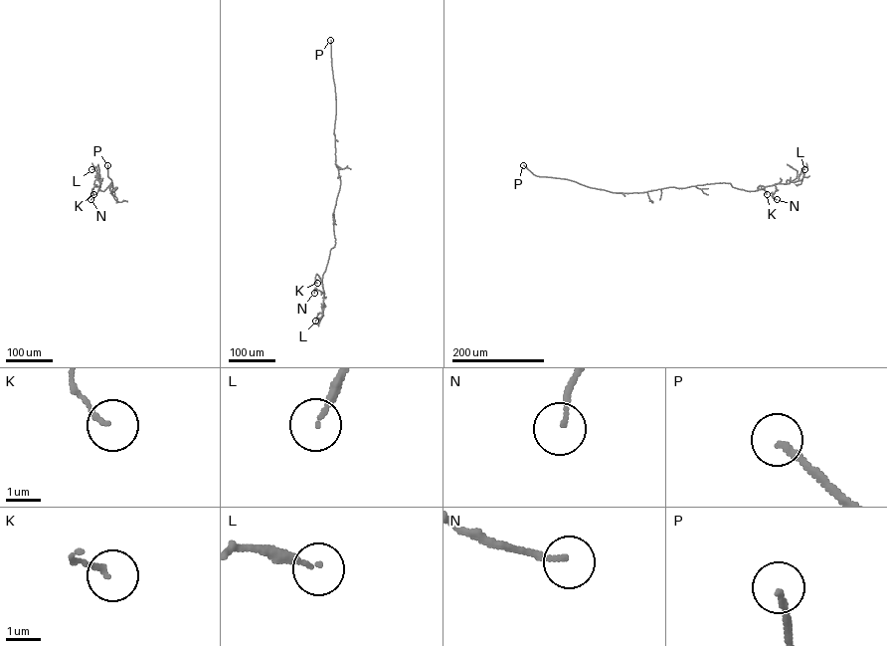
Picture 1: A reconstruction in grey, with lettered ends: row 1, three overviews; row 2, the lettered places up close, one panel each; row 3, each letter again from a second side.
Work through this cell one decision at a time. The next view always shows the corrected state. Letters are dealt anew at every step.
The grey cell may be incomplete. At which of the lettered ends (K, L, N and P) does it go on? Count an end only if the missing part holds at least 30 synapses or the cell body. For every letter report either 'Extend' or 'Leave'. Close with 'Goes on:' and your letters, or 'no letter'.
K: Leave
L: Leave
N: Leave
P: Extend
Goes on: P

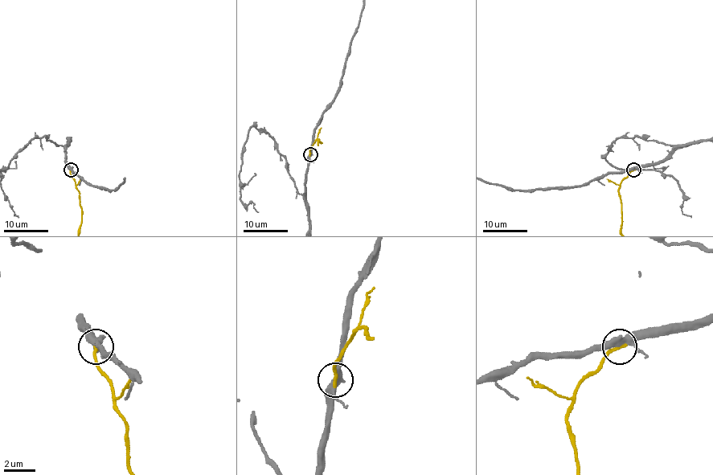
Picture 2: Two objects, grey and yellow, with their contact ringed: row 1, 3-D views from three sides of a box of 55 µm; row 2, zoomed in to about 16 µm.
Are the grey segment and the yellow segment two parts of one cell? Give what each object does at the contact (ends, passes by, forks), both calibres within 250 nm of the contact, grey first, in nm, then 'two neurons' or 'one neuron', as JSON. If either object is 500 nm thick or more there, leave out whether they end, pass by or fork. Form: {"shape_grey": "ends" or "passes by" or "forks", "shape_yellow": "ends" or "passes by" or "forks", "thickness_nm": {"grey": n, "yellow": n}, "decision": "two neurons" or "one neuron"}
{"shape_grey": "forks", "shape_yellow": "ends", "thickness_nm": {"grey": 380, "yellow": 240}, "decision": "one neuron"}

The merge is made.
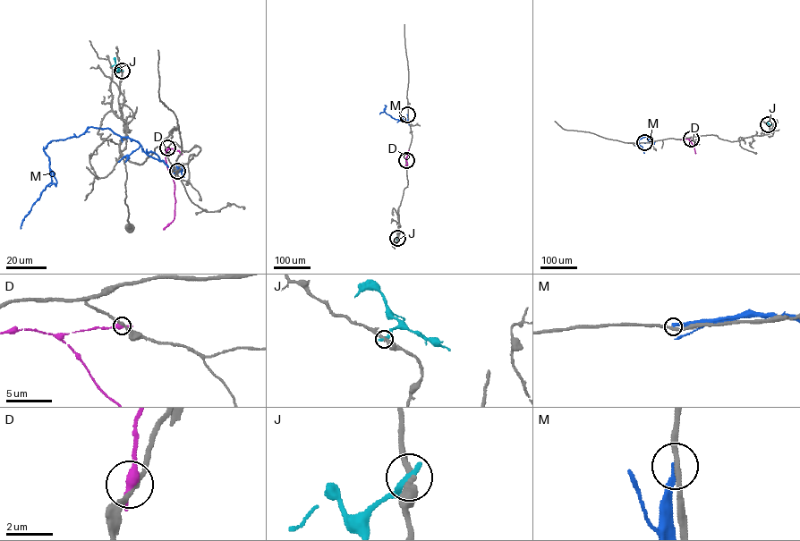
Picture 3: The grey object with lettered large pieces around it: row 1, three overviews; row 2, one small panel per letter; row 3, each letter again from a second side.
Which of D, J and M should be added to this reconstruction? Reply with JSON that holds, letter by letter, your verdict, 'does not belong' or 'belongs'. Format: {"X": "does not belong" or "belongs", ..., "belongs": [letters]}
{"D": "does not belong", "J": "does not belong", "M": "does not belong", "belongs": []}

